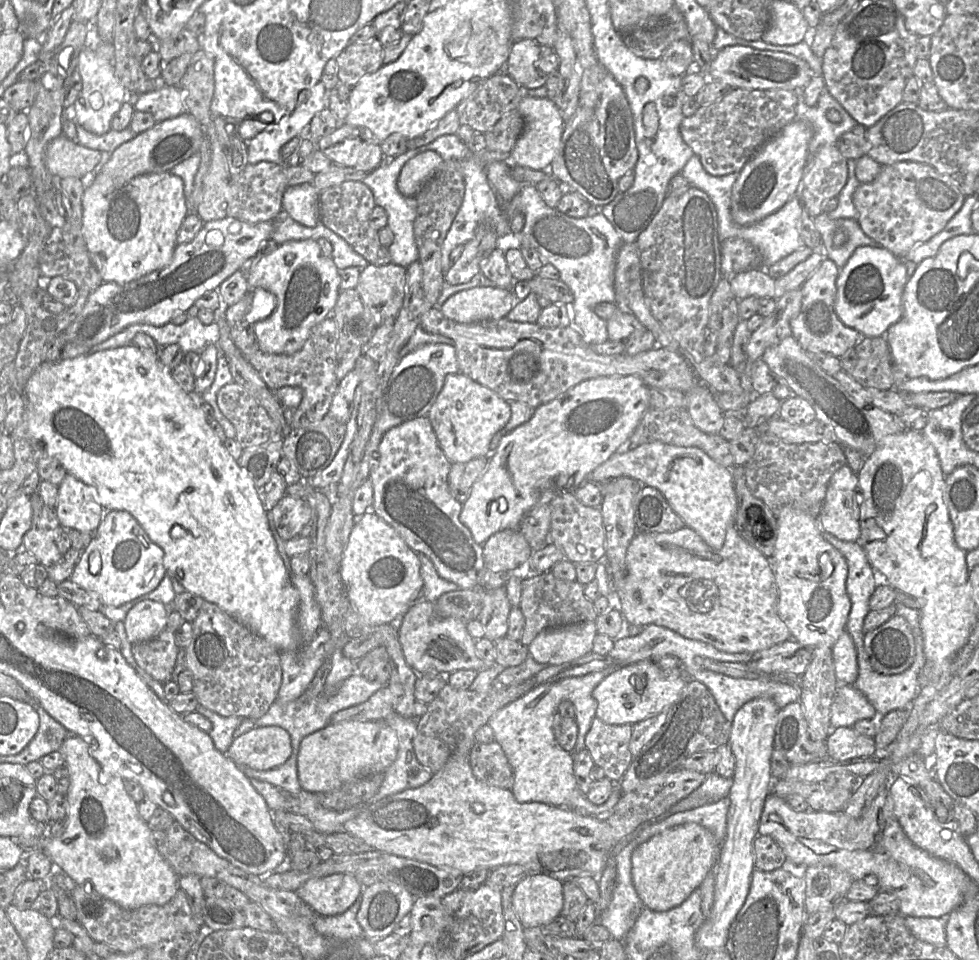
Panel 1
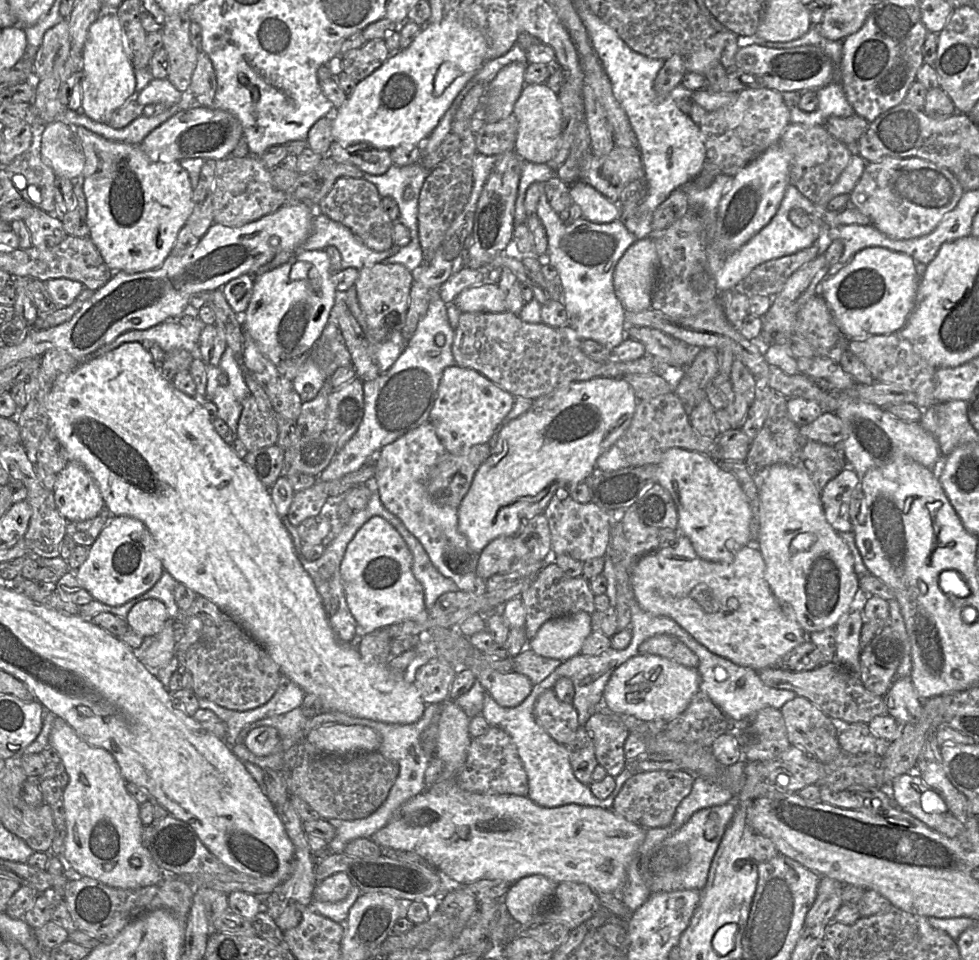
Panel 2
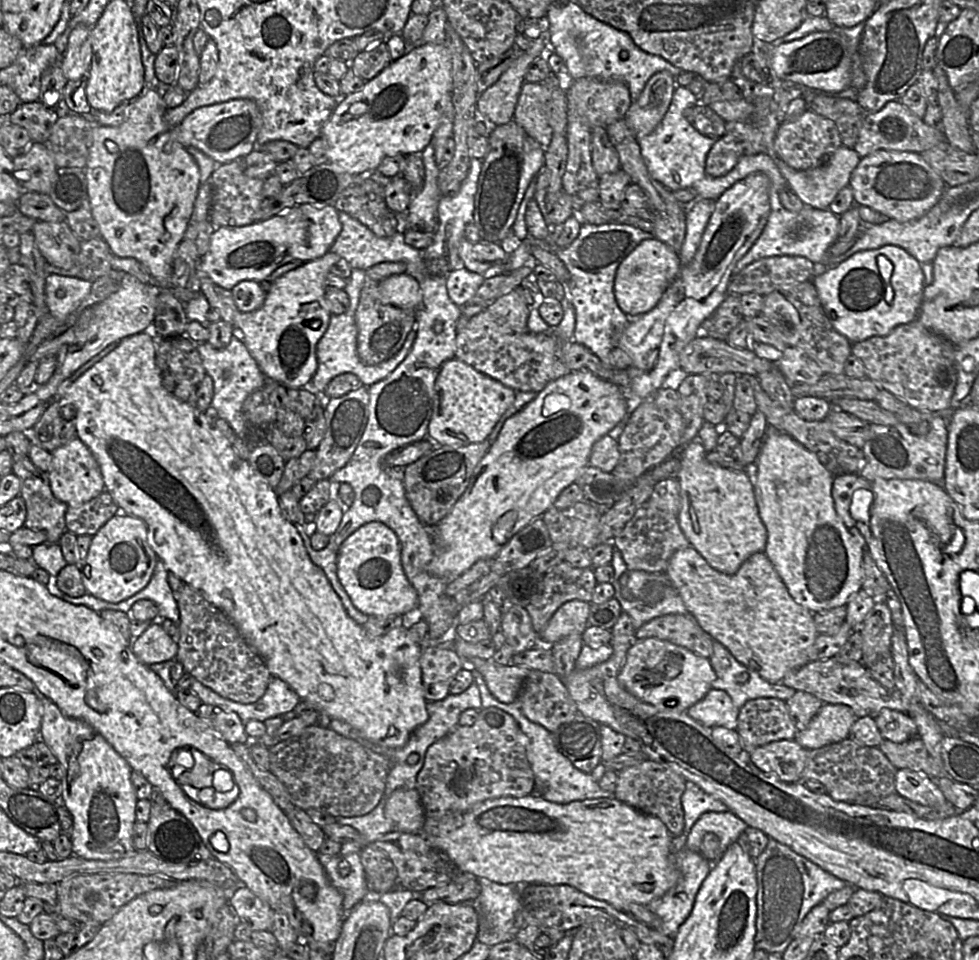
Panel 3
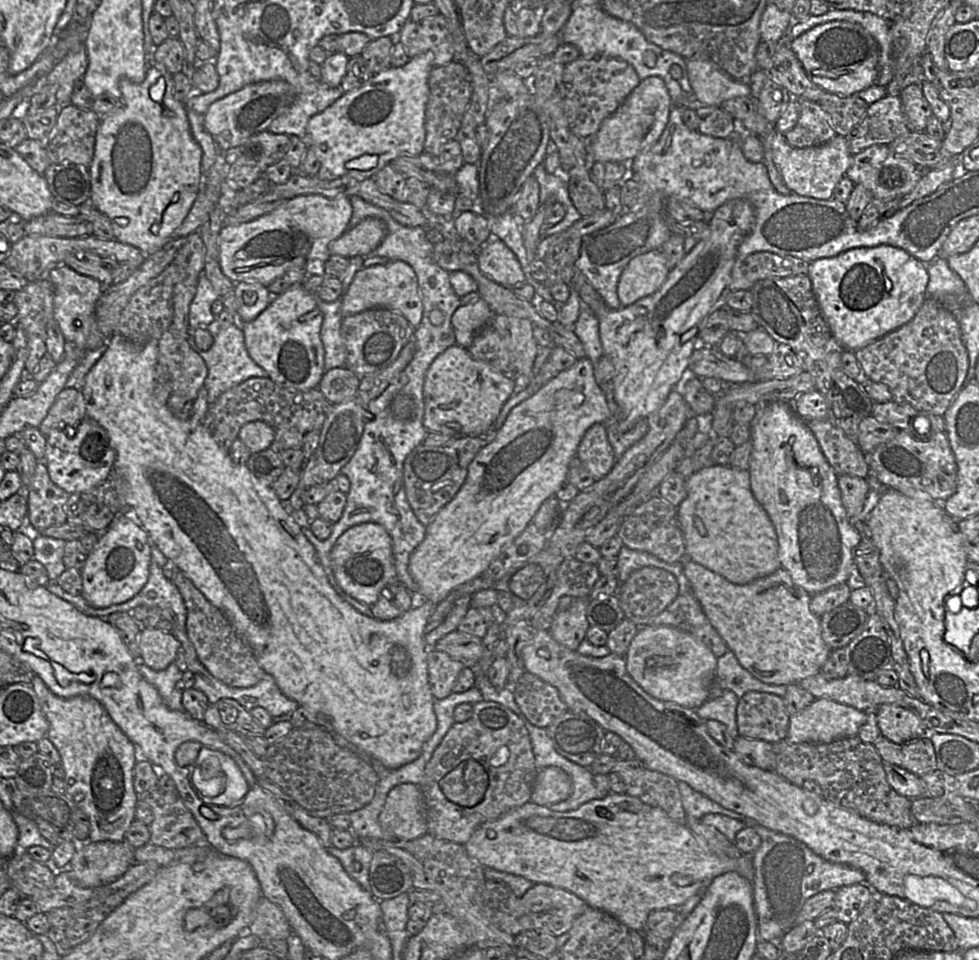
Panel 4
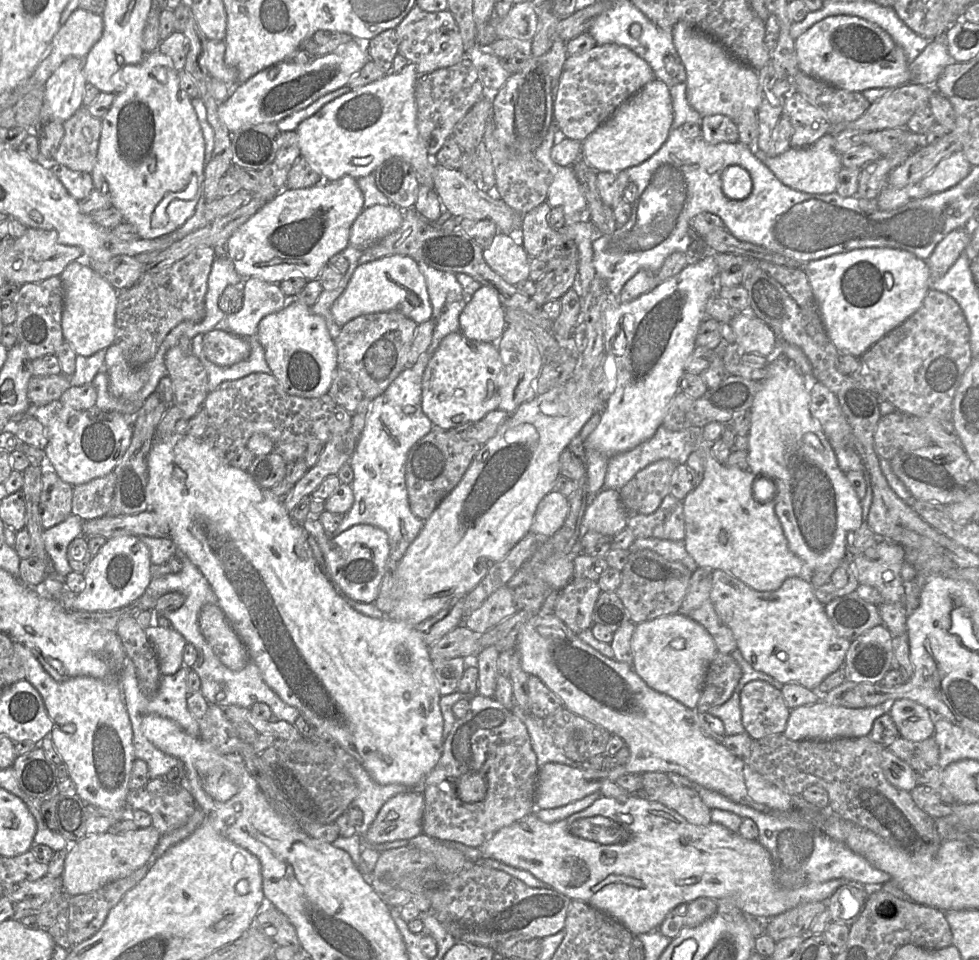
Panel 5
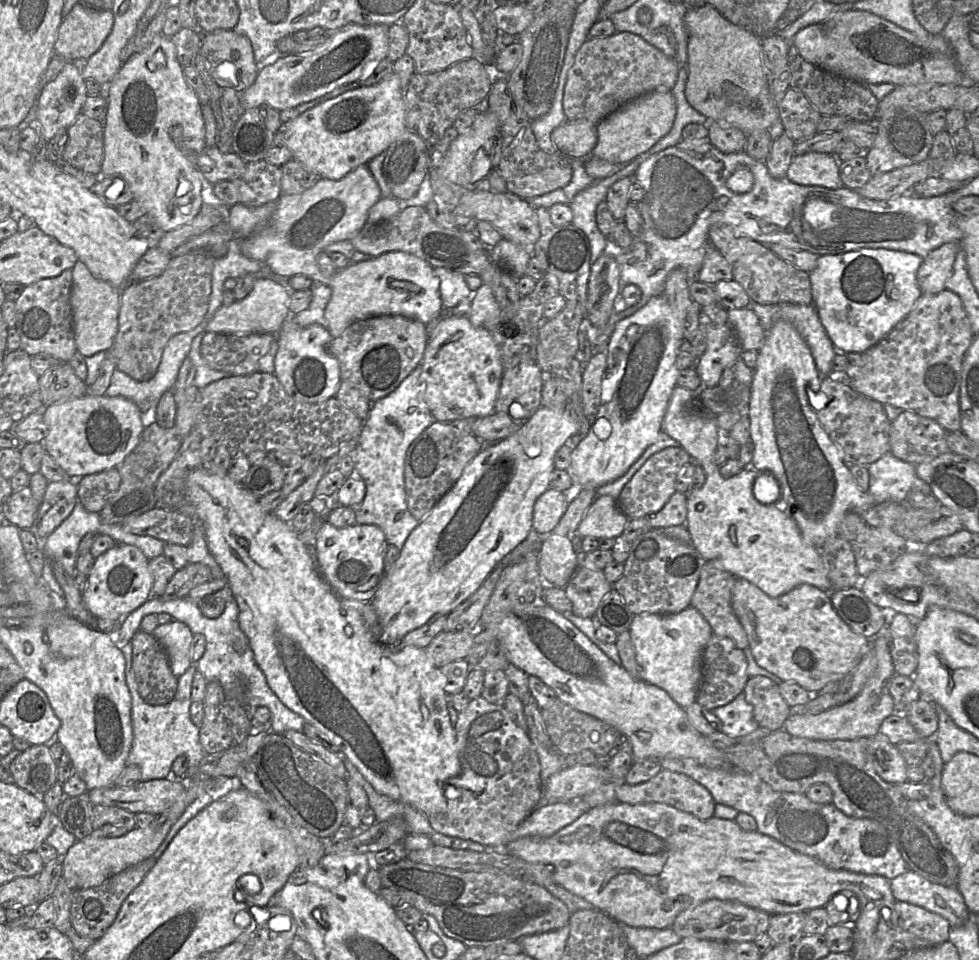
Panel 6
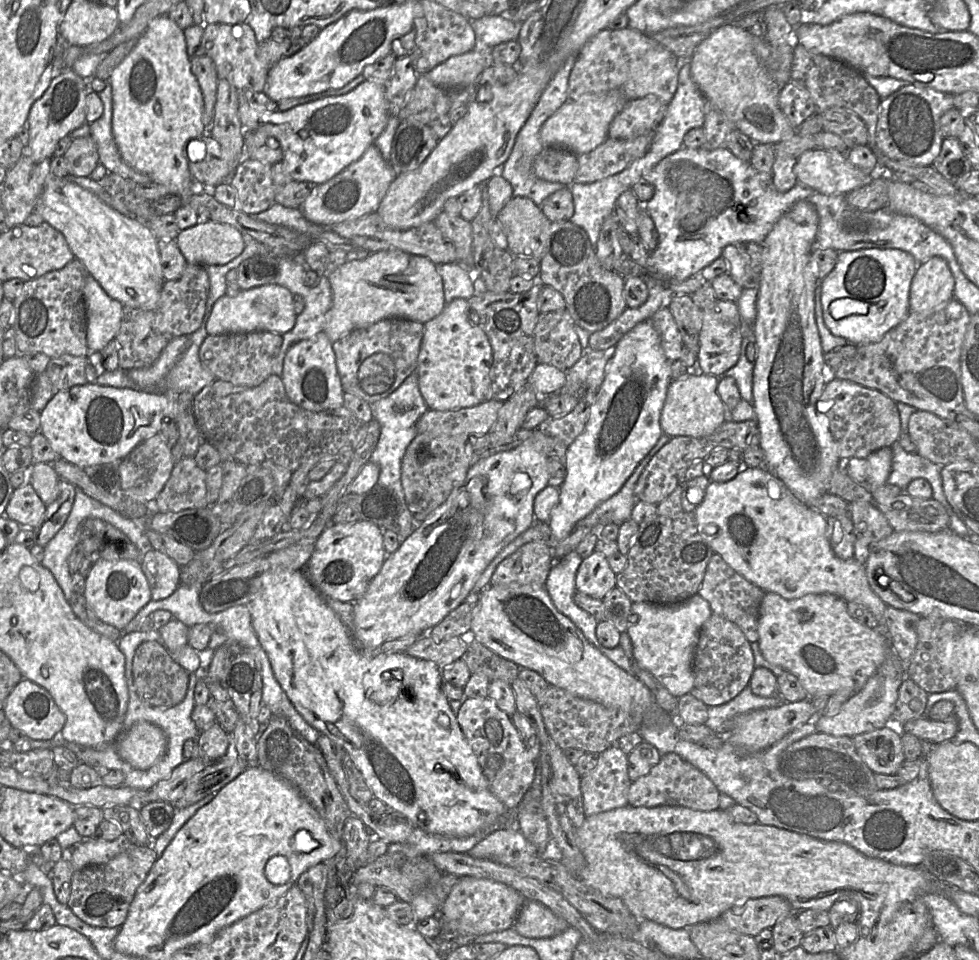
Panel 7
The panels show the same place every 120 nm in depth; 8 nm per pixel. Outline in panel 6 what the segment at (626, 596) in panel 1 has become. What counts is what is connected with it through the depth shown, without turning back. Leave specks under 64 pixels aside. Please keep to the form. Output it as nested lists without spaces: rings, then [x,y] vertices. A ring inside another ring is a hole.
[[[736,577],[732,609],[748,638],[756,663],[783,681],[795,682],[817,694],[827,683],[840,681],[861,660],[871,638],[854,633],[831,603],[830,592],[800,584],[786,594],[772,598],[744,578]]]

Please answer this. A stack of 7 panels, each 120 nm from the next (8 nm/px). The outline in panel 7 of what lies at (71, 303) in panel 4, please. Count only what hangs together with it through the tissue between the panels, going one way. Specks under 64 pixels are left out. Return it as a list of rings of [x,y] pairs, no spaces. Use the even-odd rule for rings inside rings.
[[[89,273],[84,279],[83,299],[89,352],[101,352],[119,331],[123,305],[111,298]]]

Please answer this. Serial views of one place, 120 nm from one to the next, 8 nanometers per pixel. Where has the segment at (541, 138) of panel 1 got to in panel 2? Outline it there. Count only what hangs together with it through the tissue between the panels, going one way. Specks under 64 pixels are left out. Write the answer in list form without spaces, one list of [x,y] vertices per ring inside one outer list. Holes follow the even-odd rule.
[[[545,83],[526,84],[514,105],[513,114],[518,122],[516,154],[528,162],[547,164],[554,156],[561,134],[561,103],[557,94]]]

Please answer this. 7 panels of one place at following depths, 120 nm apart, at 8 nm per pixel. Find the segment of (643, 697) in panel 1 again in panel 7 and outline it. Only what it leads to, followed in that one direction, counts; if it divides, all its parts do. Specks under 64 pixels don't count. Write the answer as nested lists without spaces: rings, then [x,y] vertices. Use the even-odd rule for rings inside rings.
[[[698,593],[674,605],[632,603],[627,633],[632,642],[634,660],[676,698],[690,693],[694,686],[693,662],[699,633],[711,615],[709,603]]]

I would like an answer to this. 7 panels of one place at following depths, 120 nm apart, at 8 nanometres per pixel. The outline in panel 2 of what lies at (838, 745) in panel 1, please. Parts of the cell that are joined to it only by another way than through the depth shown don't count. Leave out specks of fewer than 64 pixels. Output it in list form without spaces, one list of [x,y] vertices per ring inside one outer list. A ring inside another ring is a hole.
[[[868,723],[841,724],[837,741],[842,751],[850,754],[878,754],[889,743],[878,739],[869,729]]]

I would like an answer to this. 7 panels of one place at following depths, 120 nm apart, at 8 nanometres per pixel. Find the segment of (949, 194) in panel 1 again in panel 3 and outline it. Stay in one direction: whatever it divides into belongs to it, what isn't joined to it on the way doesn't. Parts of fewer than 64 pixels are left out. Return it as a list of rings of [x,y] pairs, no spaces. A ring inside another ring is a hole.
[[[877,150],[861,157],[851,174],[855,205],[867,206],[900,223],[923,217],[943,196],[947,185],[919,153]]]

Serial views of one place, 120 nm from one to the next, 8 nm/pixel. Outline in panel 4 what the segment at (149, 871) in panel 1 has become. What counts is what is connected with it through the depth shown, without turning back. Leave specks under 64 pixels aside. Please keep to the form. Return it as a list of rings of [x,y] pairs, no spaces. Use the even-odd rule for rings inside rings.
[[[37,675],[33,677],[32,687],[49,723],[46,737],[61,757],[65,794],[73,799],[89,821],[88,841],[123,841],[125,832],[135,819],[138,803],[133,787],[135,745],[96,699],[82,695],[58,697]]]

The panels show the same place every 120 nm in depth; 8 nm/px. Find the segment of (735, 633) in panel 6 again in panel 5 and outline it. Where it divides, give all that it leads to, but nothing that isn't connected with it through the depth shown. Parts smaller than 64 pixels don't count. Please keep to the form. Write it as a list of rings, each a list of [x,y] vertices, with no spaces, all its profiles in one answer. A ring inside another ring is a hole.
[[[698,567],[692,573],[686,596],[678,613],[701,624],[712,636],[717,652],[738,650],[732,631],[719,618],[711,600],[712,569]]]

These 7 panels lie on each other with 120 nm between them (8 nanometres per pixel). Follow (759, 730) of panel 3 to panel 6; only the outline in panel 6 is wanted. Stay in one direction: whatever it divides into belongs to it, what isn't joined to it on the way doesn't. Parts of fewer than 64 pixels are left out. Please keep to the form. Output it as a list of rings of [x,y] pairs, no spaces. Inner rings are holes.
[[[758,675],[748,679],[742,692],[753,707],[753,716],[759,727],[772,732],[783,728],[791,712],[779,691],[779,685]]]

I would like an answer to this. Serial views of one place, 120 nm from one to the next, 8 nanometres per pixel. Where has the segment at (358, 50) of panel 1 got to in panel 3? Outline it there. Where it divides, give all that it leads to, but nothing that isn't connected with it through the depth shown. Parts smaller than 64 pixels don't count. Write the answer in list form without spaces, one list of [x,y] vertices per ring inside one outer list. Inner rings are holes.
[[[376,42],[359,52],[350,62],[354,74],[368,81],[378,75],[390,63],[391,55],[386,42]]]

